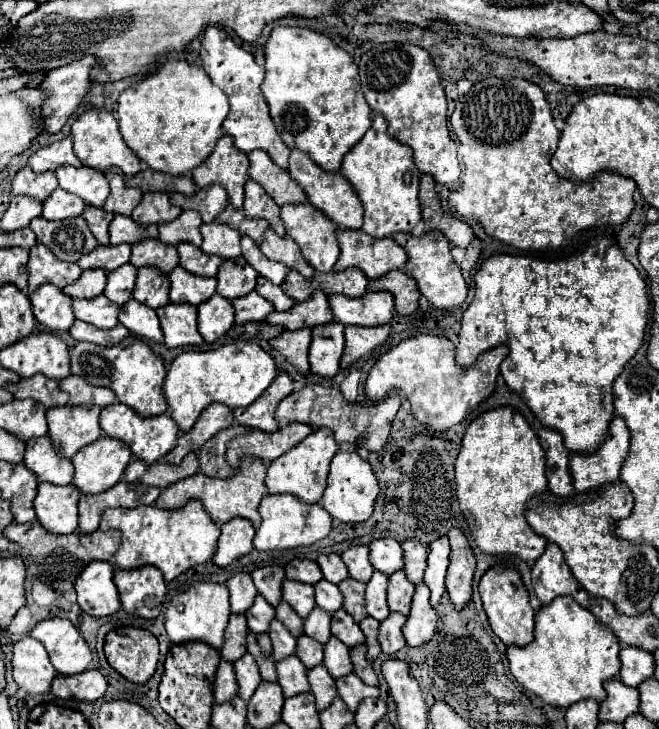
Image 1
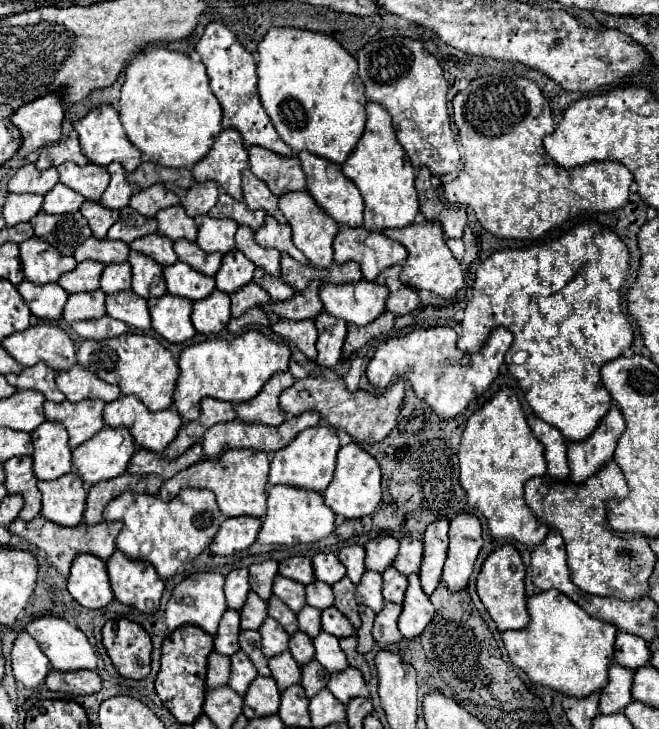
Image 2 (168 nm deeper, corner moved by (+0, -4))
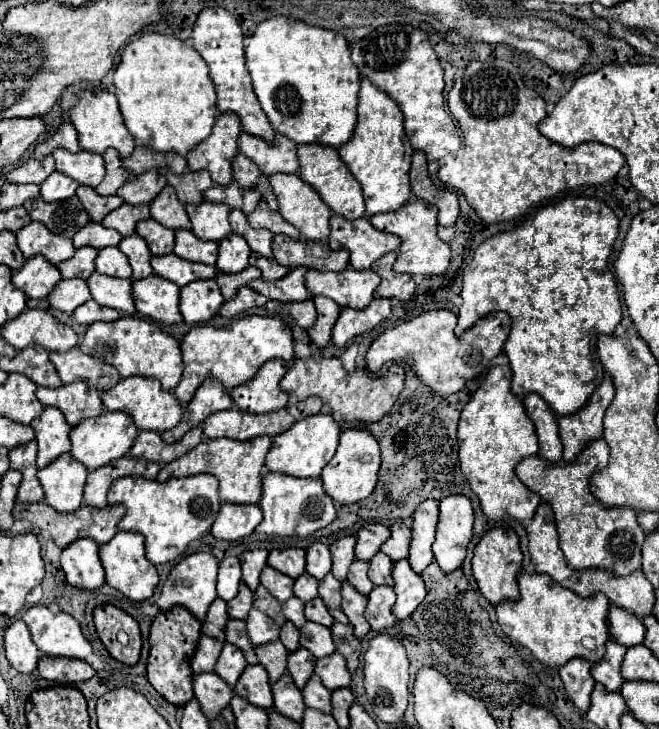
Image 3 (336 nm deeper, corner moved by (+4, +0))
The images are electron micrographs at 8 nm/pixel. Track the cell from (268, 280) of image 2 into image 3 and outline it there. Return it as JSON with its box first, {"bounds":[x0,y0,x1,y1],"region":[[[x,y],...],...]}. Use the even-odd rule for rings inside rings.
{"bounds":[250,252,288,282],"region":[[[254,252],[250,254],[250,264],[260,268],[262,270],[262,278],[272,282],[272,280],[280,280],[286,276],[288,268],[286,266],[280,266],[276,260],[266,260],[264,256],[256,256]]]}

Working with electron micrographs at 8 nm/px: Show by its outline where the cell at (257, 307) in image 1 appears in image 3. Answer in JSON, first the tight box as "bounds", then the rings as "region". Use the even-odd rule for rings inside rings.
{"bounds":[216,266,260,300],"region":[[[248,266],[236,274],[218,274],[216,282],[220,286],[224,300],[232,300],[242,286],[248,286],[252,280],[258,280],[258,278],[260,278],[260,270],[254,266]]]}

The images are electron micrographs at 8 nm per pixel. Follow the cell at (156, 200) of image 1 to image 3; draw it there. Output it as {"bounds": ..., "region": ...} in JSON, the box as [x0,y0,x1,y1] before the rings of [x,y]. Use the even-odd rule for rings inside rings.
{"bounds":[118,170,168,204],"region":[[[150,170],[126,182],[120,188],[118,196],[128,204],[150,204],[150,200],[154,200],[166,188],[166,184],[168,182],[164,176],[160,176],[156,170]]]}

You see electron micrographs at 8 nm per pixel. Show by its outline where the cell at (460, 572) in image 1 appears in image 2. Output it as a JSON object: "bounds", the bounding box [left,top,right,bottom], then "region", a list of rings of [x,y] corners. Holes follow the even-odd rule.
{"bounds":[442,514,482,590],"region":[[[458,514],[450,520],[450,546],[444,562],[442,580],[448,590],[464,590],[482,548],[480,520],[472,514]]]}

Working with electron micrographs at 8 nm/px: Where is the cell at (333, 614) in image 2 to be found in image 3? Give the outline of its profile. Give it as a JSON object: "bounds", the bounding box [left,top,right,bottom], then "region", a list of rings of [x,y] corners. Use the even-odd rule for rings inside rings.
{"bounds":[306,598,334,628],"region":[[[314,598],[312,602],[306,604],[306,618],[310,622],[316,622],[316,624],[322,624],[322,626],[328,626],[328,628],[334,624],[328,608],[324,606],[324,602],[320,598]]]}

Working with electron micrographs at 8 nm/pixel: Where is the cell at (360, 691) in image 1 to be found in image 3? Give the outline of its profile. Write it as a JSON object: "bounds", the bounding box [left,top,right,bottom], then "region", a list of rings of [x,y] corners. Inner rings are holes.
{"bounds":[316,654,352,690],"region":[[[332,654],[332,656],[316,660],[316,674],[322,678],[322,682],[328,690],[350,688],[352,674],[348,672],[346,660],[340,654]]]}

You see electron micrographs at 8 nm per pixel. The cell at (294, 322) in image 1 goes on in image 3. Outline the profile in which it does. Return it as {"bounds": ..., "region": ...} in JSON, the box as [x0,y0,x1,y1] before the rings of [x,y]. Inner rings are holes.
{"bounds":[250,268,312,302],"region":[[[294,268],[288,272],[288,276],[284,276],[282,280],[276,282],[266,282],[262,278],[254,280],[250,284],[250,288],[262,296],[266,296],[268,300],[278,300],[278,302],[300,302],[300,300],[310,300],[312,294],[308,292],[306,284],[304,284],[304,274],[306,268]]]}

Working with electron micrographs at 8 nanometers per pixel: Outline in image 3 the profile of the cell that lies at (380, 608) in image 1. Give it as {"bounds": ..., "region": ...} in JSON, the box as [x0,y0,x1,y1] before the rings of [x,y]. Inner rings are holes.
{"bounds":[348,560,374,596],"region":[[[354,560],[354,562],[352,562],[352,568],[350,568],[350,572],[348,572],[348,582],[350,582],[356,590],[360,590],[360,594],[366,596],[366,594],[374,588],[372,580],[368,578],[368,562]]]}

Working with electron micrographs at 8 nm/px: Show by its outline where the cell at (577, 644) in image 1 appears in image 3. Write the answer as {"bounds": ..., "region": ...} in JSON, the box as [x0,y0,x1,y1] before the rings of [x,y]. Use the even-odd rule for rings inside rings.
{"bounds":[496,574,610,668],"region":[[[518,574],[520,600],[502,602],[496,606],[496,616],[502,632],[520,642],[532,652],[532,656],[550,668],[560,668],[572,658],[584,658],[592,664],[600,662],[604,656],[604,646],[608,640],[608,610],[610,602],[606,596],[596,594],[592,598],[580,598],[574,592],[562,588],[546,574]],[[592,638],[596,652],[588,650],[582,640]]]}

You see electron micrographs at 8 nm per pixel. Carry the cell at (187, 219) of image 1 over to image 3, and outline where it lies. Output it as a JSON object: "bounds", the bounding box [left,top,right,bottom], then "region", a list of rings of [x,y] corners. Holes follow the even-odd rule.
{"bounds":[150,186,190,230],"region":[[[166,186],[150,204],[150,214],[156,222],[160,222],[166,228],[172,230],[188,230],[190,228],[190,218],[176,198],[176,190],[172,186]]]}

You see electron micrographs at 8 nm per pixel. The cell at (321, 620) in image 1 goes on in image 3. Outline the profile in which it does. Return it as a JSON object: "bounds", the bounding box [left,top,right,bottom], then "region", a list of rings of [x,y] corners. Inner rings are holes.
{"bounds":[282,598,308,628],"region":[[[290,598],[288,602],[284,602],[282,604],[282,608],[286,608],[284,610],[284,616],[290,620],[290,622],[294,622],[298,628],[302,628],[308,620],[306,620],[306,616],[304,616],[304,602],[300,602],[300,598]]]}

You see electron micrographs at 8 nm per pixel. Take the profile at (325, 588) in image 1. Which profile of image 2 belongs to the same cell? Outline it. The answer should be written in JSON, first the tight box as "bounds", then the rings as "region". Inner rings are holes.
{"bounds":[306,580,332,610],"region":[[[314,580],[306,586],[306,602],[318,610],[332,606],[332,588],[320,580]]]}

